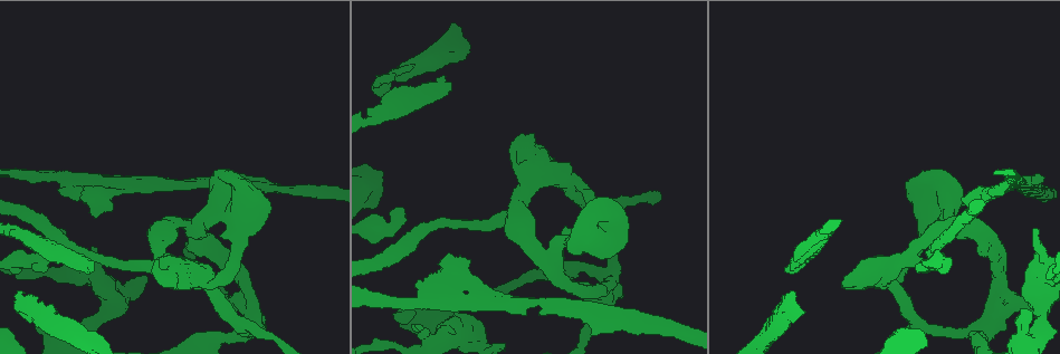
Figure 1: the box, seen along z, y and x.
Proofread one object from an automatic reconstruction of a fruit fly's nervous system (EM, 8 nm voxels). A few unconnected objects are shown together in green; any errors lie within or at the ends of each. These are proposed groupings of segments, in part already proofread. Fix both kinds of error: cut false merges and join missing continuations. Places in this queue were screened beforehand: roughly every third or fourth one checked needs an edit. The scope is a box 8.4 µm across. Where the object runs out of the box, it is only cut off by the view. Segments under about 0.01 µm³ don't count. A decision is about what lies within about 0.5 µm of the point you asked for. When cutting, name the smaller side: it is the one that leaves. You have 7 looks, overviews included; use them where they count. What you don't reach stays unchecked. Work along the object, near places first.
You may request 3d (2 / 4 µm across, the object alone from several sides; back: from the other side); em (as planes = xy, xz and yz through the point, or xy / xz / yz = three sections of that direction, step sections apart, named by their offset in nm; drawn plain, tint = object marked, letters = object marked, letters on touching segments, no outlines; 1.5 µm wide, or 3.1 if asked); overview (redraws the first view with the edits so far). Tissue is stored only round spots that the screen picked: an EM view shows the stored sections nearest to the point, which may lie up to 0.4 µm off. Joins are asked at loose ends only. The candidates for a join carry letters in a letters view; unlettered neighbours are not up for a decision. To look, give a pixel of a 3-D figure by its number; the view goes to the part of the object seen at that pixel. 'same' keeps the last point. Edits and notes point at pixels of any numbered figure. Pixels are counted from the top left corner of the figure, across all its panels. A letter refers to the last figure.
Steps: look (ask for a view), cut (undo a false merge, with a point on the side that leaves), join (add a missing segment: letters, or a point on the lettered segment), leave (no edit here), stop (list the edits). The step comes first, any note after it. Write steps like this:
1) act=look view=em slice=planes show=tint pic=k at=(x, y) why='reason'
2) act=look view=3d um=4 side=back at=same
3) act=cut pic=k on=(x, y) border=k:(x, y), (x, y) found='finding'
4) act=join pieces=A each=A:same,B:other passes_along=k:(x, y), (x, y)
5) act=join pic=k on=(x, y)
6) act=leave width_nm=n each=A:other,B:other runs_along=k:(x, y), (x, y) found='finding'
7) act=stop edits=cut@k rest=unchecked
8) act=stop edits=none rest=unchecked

act=look view=3d um=4 pic=1 at=(939, 230) why='abrupt turn'

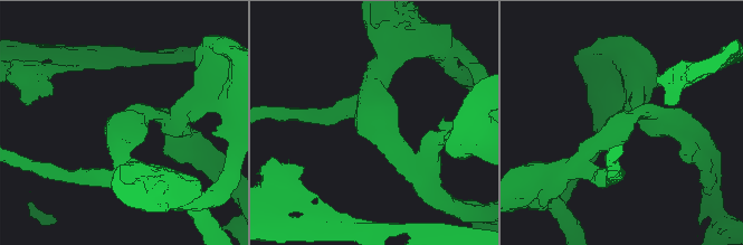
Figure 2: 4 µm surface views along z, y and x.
act=look view=em slice=planes show=tint pic=2 at=(621, 122)

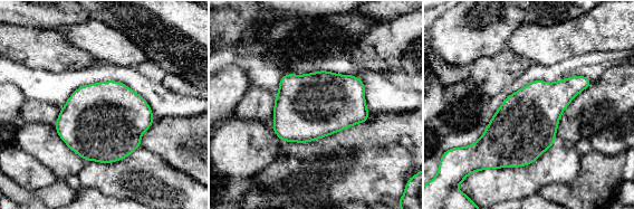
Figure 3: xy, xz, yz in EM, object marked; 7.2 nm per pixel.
act=look view=em slice=planes show=letters at=same

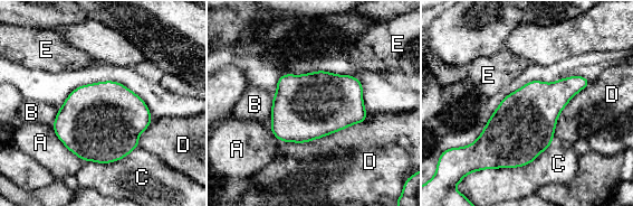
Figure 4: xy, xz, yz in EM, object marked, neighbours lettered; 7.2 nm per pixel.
act=leave width_nm=460 each=A:other,B:other,C:other,D:other,E:other found='all the same neuron'

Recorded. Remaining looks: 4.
act=look view=em slice=xz step=4 show=letters pic=1 at=(132, 191) why='closes a loop'

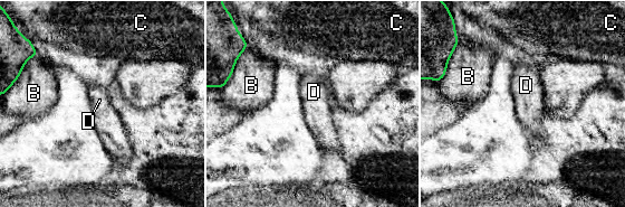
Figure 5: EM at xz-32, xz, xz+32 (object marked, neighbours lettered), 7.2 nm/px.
act=look view=em slice=planes show=letters at=same

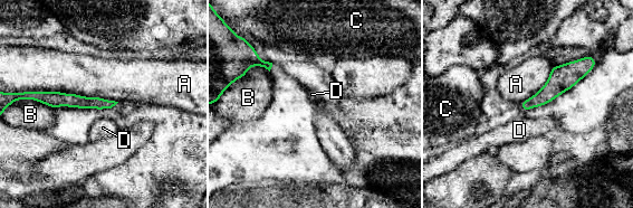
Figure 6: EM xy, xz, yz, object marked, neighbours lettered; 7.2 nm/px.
act=leave each=A:other,B:other,C:other,D:other runs_along=6:(35, 94), (49, 98), (112, 103) found='one neuron here'

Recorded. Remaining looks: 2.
act=stop edits=none rest=unchecked

